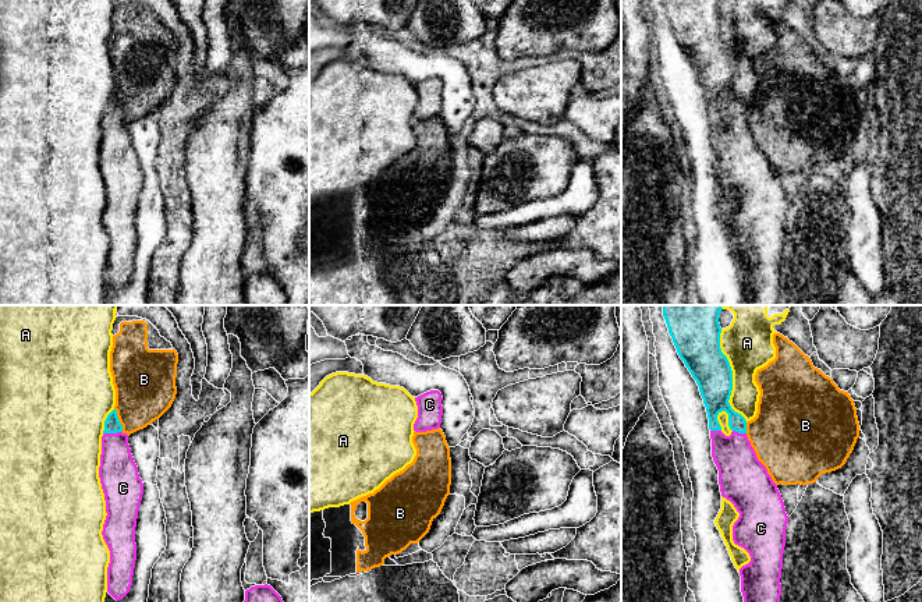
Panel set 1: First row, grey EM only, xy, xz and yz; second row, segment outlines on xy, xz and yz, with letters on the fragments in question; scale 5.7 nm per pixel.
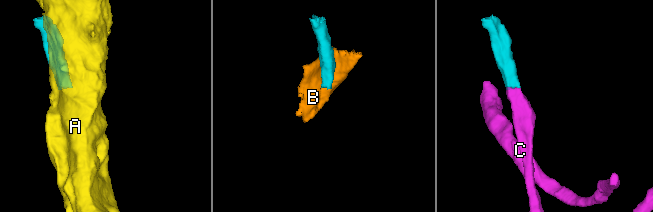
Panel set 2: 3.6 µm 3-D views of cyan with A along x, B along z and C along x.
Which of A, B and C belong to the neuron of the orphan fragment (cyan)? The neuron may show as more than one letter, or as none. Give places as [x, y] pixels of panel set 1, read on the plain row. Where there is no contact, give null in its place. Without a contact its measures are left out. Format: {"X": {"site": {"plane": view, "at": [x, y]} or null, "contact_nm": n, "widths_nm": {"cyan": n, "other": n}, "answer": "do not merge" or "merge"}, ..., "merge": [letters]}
{"A": {"site": {"plane": "yz", "at": [731, 64]}, "contact_nm": 550, "widths_nm": {"cyan": 240, "other": 280}, "answer": "do not merge"}, "B": {"site": {"plane": "xy", "at": [117, 107]}, "contact_nm": 140, "widths_nm": {"cyan": 100, "other": 360}, "answer": "do not merge"}, "C": {"site": {"plane": "xy", "at": [112, 120]}, "contact_nm": 110, "widths_nm": {"cyan": 100, "other": 220}, "answer": "merge"}, "merge": ["C"]}

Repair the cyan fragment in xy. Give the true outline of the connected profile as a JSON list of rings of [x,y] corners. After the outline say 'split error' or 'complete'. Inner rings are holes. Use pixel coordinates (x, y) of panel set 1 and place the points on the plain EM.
[[[116,98],[104,109],[99,166],[107,201],[102,223],[110,238],[107,280],[118,288],[132,273],[136,248],[135,215],[143,171]]] | split error

